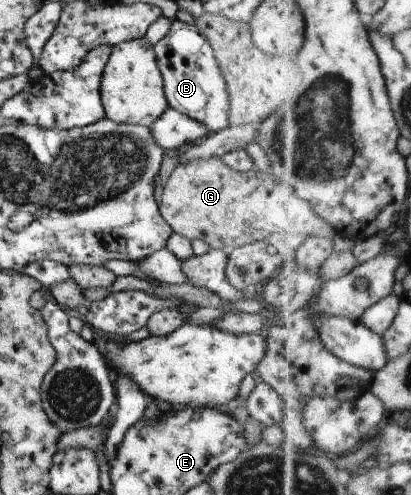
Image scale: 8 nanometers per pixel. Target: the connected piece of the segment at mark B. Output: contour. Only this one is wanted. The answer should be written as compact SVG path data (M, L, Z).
M176 18L170 21L168 30L168 33L152 46L162 76L168 108L178 110L203 124L208 128L208 132L215 133L224 129L229 126L228 94L208 40L196 31L194 24L186 24Z

